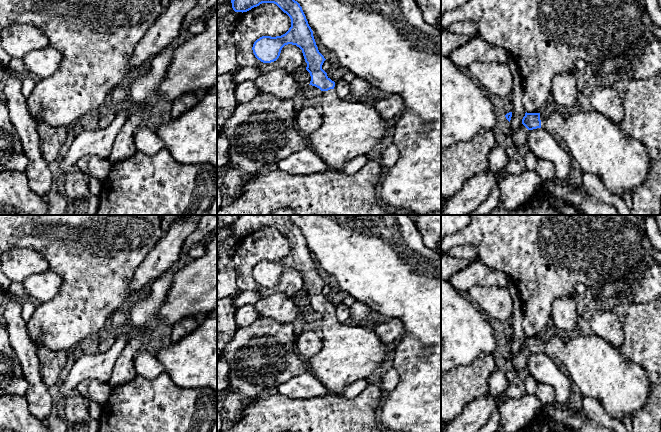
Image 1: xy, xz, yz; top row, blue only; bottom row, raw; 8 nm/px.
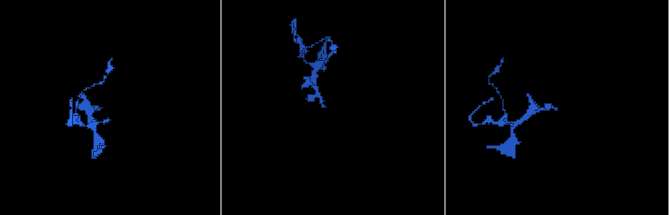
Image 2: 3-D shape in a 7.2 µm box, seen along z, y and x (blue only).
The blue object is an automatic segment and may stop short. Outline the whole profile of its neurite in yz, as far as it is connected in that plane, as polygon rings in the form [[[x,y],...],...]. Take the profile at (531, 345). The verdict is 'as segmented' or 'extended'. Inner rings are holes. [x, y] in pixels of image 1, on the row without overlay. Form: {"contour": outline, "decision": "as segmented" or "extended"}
{"contour": [[[557,330],[541,337],[525,337],[522,348],[533,354],[543,352],[550,358],[557,358],[569,373],[572,387],[582,397],[597,400],[605,412],[622,422],[645,407],[650,394],[650,381],[645,370],[638,364],[624,358],[618,347],[611,345],[595,333],[579,335],[576,332],[567,335]]], "decision": "extended"}

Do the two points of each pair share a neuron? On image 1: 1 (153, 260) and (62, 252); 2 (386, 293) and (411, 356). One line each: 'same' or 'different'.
1: different
2: same

